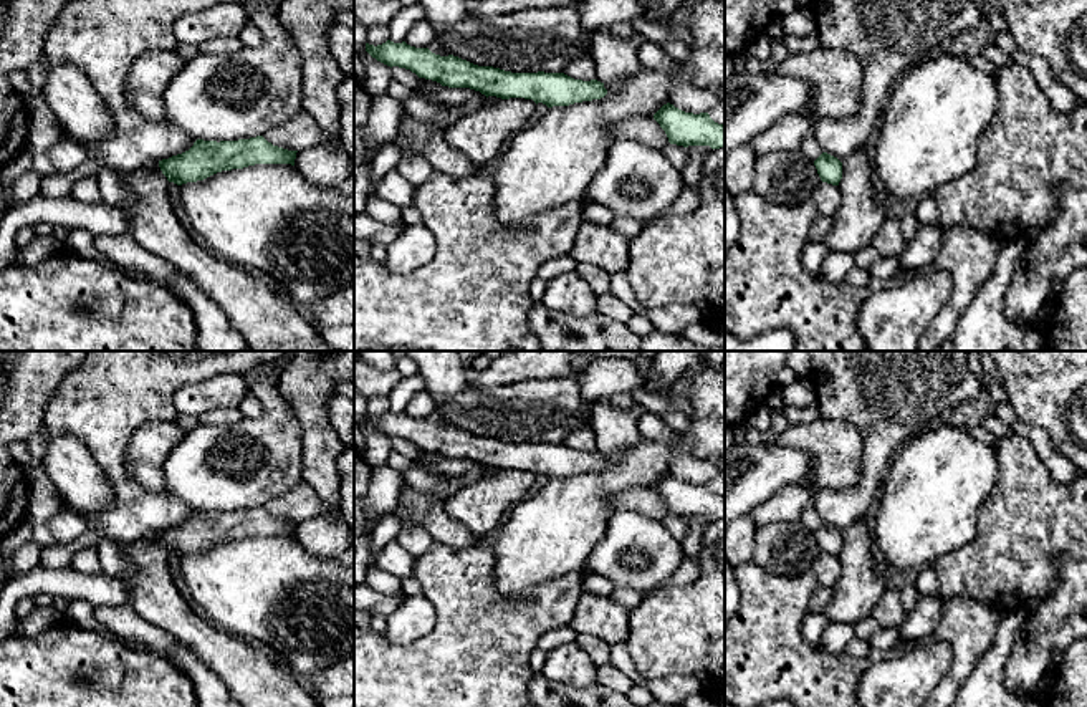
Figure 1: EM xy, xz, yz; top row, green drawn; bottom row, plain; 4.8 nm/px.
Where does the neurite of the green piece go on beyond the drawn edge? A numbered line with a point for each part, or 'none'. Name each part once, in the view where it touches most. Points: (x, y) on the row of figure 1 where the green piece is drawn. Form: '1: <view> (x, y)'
none

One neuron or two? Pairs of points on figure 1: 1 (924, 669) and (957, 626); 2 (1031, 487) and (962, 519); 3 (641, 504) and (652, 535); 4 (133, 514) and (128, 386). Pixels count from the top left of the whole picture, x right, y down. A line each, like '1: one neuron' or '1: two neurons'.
1: two neurons
2: two neurons
3: two neurons
4: one neuron

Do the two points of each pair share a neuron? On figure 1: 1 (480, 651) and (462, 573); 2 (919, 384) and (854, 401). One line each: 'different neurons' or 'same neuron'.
1: same neuron
2: same neuron

